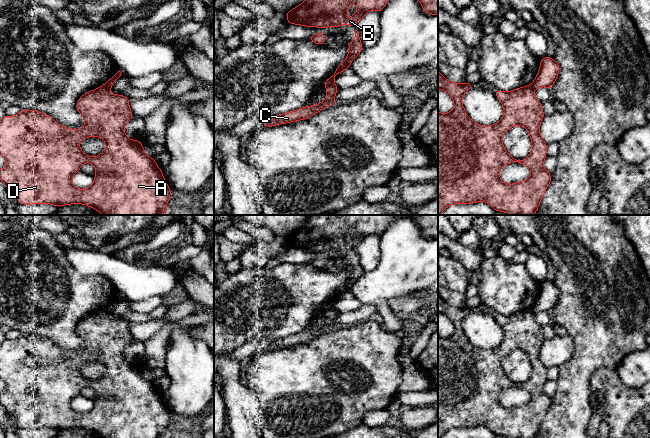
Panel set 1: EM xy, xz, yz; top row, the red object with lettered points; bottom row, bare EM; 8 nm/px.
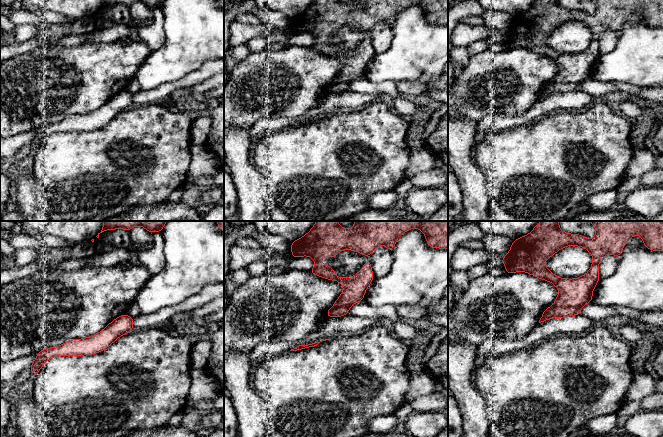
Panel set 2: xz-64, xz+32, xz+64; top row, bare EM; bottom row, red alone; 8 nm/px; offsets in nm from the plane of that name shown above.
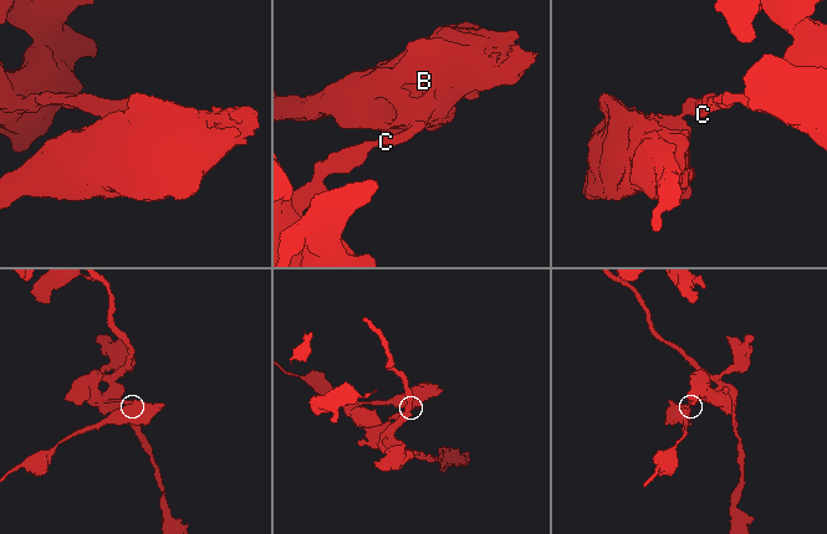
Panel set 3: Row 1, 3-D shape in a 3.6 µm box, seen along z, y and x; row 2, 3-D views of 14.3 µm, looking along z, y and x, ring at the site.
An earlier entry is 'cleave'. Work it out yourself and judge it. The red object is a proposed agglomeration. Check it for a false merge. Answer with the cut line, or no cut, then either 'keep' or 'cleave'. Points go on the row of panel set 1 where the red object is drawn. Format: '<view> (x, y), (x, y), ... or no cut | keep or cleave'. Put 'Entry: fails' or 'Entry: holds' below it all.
xz (333, 84), (325, 87) | cleave
Entry: holds

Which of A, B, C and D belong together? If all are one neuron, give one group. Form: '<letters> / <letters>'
A B D / C

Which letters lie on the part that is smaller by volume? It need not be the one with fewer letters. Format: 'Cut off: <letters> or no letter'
Cut off: A, B, D

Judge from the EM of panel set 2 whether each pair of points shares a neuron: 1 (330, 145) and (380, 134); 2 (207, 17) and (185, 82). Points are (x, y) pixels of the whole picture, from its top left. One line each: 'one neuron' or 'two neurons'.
1: one neuron
2: two neurons

